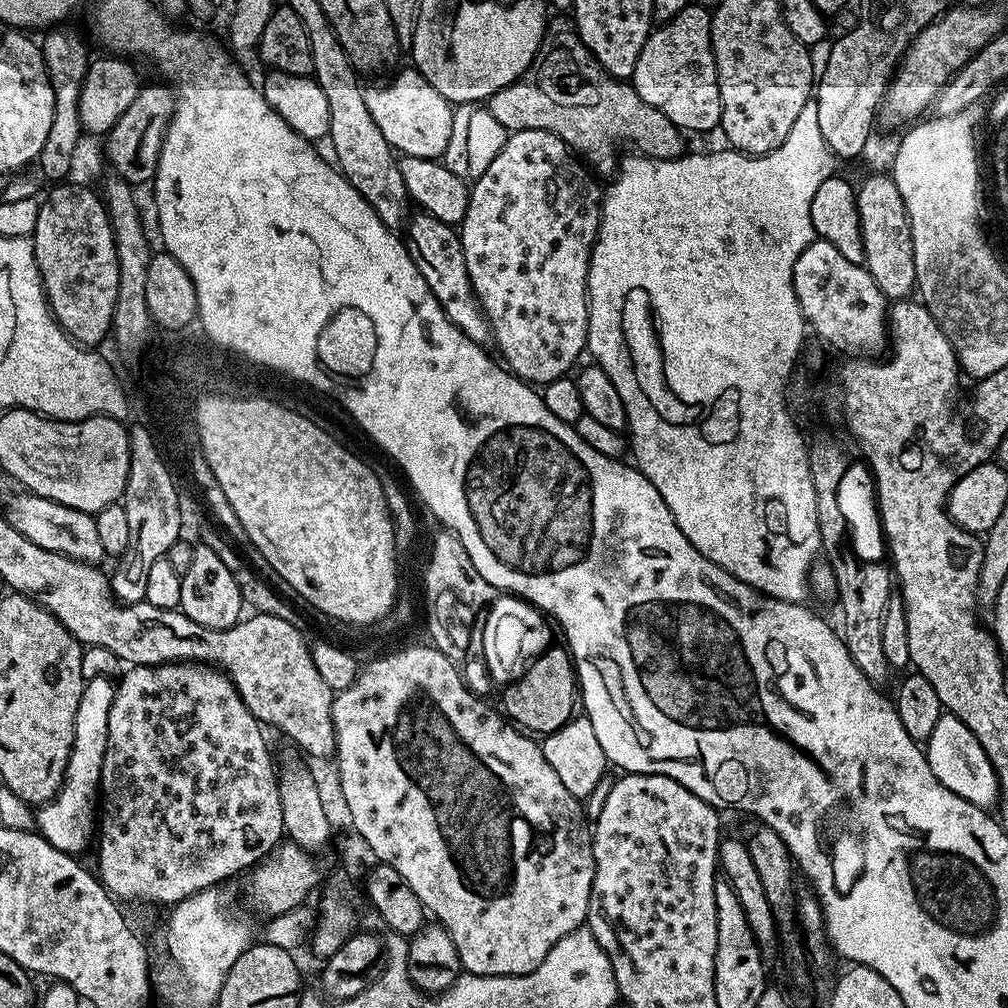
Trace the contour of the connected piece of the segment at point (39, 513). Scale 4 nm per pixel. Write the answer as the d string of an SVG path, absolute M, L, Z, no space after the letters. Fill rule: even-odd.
M16 490L13 496L5 498L2 515L8 519L10 526L14 526L14 530L18 530L18 534L30 538L30 542L46 550L81 560L83 564L99 565L100 559L105 559L106 554L98 539L98 526L93 513L79 512L70 506L62 506L53 500L36 496L33 492Z

